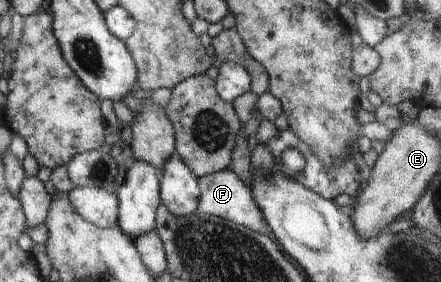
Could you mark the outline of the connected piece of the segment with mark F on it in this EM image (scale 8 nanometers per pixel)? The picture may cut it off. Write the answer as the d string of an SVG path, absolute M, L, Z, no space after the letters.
M229 169L216 172L212 175L198 177L198 185L200 190L199 206L197 212L206 215L215 215L223 219L233 221L243 225L253 232L268 235L271 230L265 222L263 214L255 202L251 189L248 185L243 184L235 173Z

